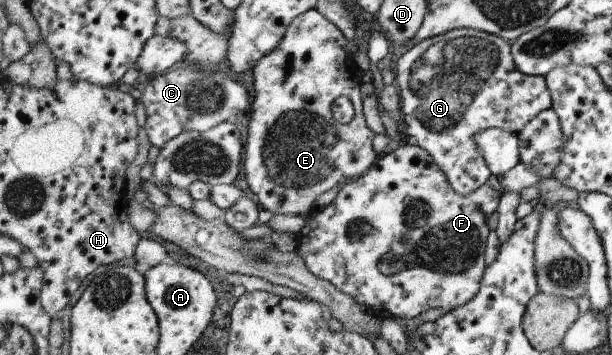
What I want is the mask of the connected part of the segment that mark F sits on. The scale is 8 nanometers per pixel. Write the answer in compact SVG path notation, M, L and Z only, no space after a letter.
M402 141L398 145L389 149L380 159L362 176L354 180L349 180L338 192L334 200L326 207L317 210L307 218L306 226L301 232L298 243L299 253L305 260L309 270L316 277L326 281L331 281L339 290L346 292L355 298L357 302L364 304L372 312L379 316L395 318L409 318L416 320L428 310L444 308L453 310L460 306L465 306L477 296L479 289L482 288L482 280L486 274L487 264L485 264L485 250L487 250L487 236L489 224L487 218L489 214L497 211L500 205L501 194L495 187L489 184L474 190L471 194L459 194L450 183L450 179L443 172L442 167L435 162L435 159L423 147L407 144Z

